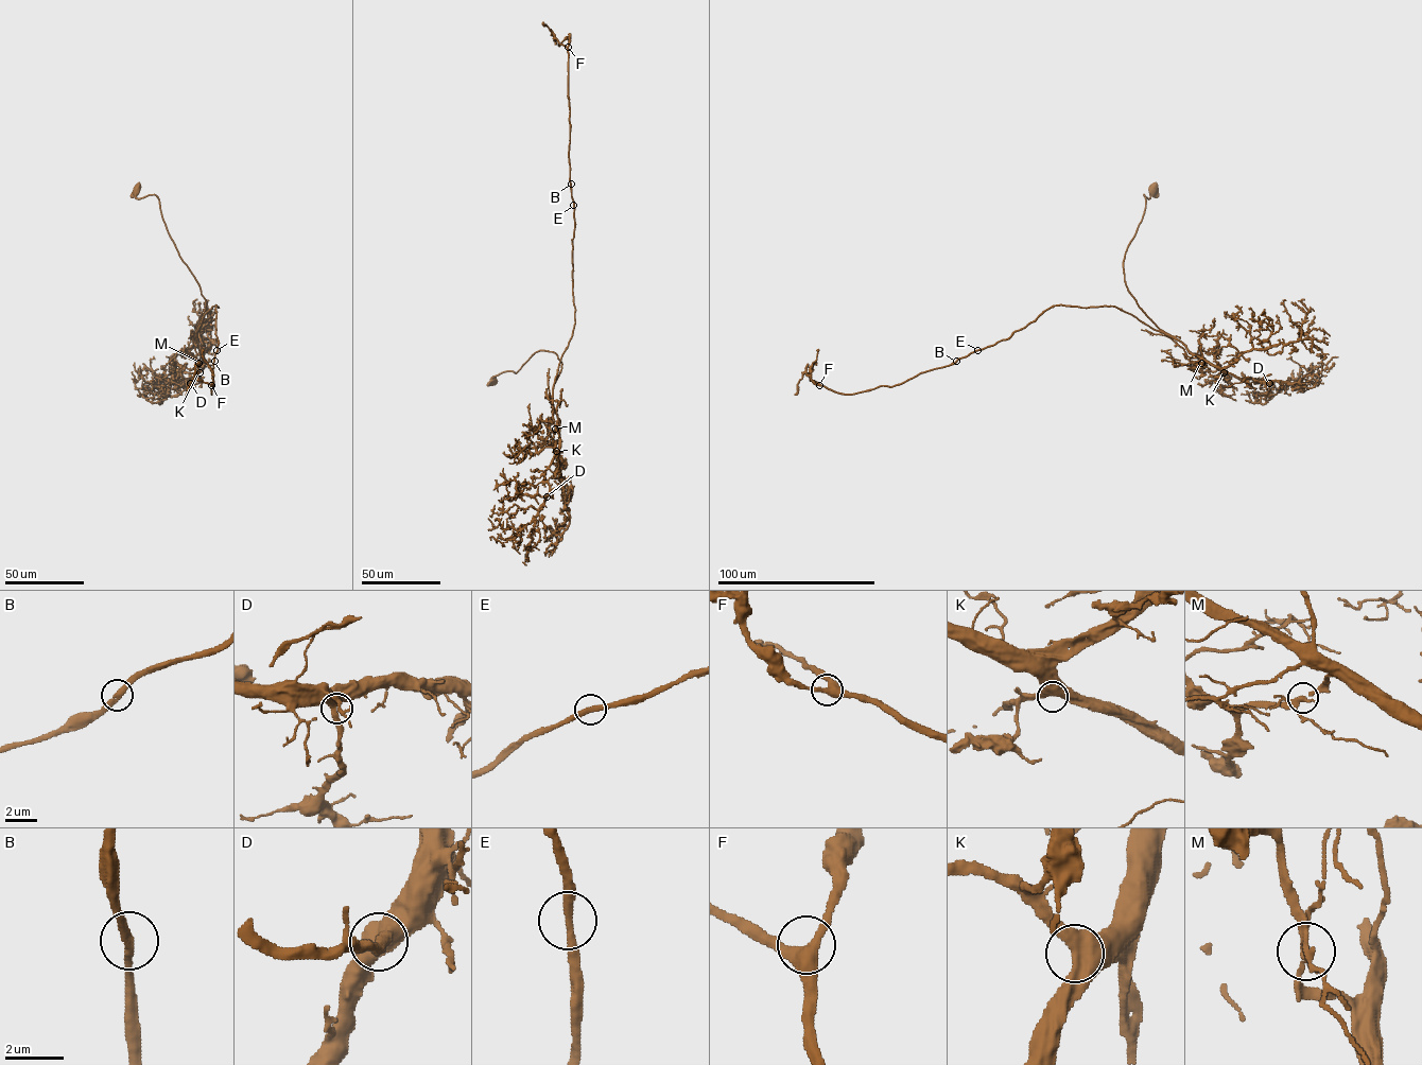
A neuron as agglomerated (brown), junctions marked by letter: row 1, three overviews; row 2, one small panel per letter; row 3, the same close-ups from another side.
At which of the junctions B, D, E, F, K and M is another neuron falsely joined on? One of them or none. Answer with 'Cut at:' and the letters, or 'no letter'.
Cut at: no letter

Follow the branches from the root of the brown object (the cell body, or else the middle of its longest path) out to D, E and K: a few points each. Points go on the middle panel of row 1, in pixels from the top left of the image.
D: (491, 380), (516, 372), (540, 350), (561, 363), (553, 388), (559, 450), (544, 472), (547, 496)
E: (491, 380), (505, 371), (516, 372), (544, 350), (561, 363), (553, 388), (575, 323), (574, 205)
K: (491, 380), (505, 371), (516, 372), (540, 350), (557, 354), (561, 365), (553, 388), (559, 428), (556, 451)

